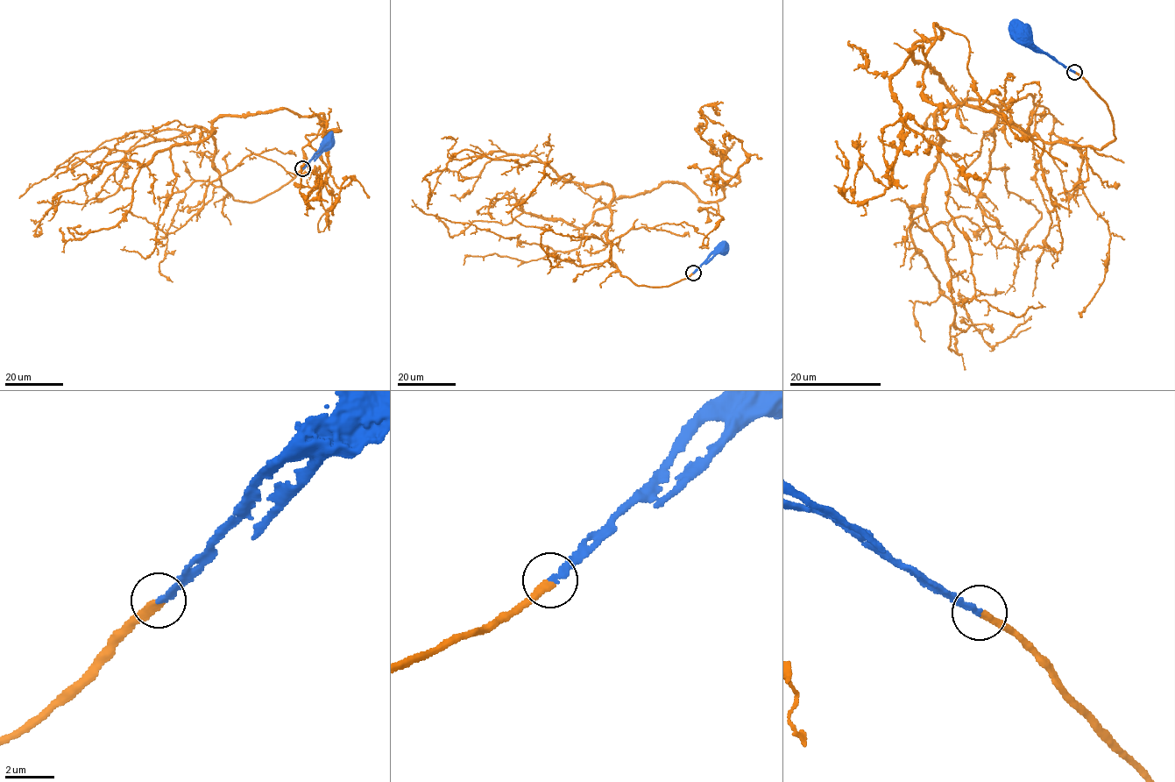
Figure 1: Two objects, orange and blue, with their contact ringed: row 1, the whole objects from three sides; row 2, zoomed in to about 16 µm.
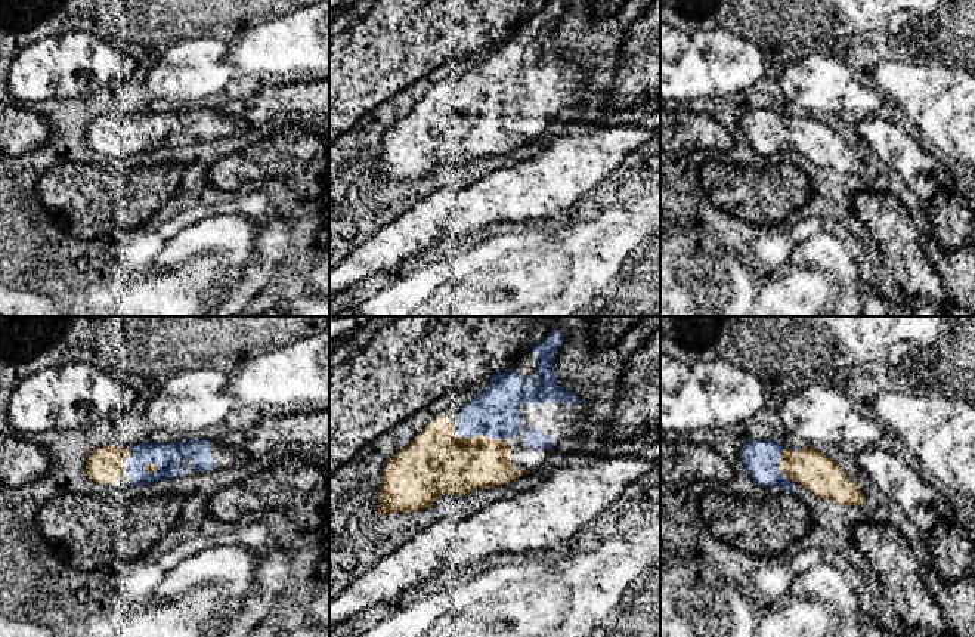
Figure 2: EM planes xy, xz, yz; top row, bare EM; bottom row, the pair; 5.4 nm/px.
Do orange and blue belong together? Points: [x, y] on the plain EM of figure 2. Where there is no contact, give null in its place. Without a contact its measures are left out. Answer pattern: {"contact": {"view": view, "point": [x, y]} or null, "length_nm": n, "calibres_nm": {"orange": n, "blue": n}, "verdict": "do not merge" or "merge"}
{"contact": {"view": "xz", "point": [480, 104]}, "length_nm": 240, "calibres_nm": {"orange": 320, "blue": 280}, "verdict": "merge"}

